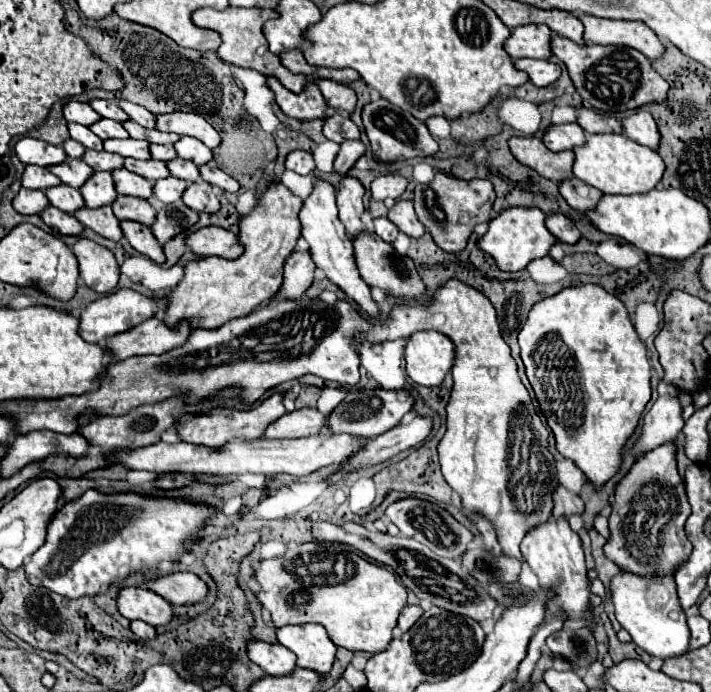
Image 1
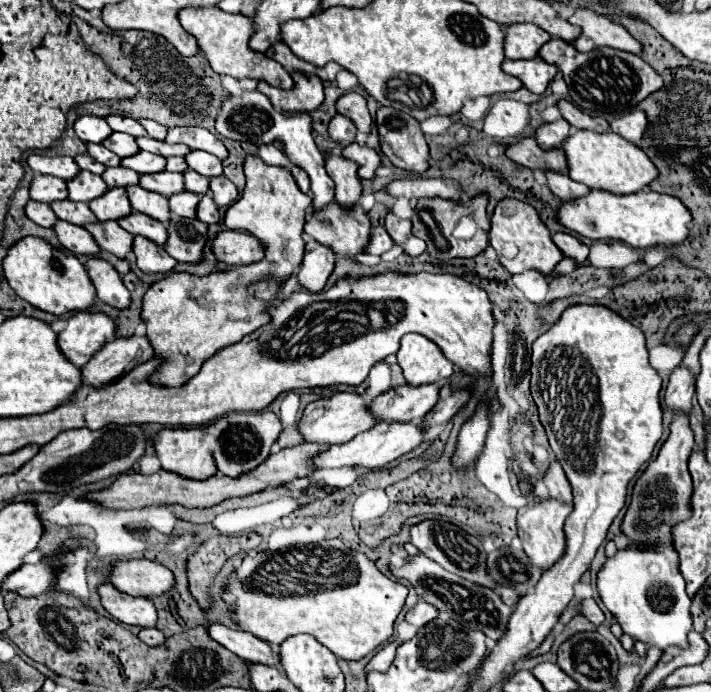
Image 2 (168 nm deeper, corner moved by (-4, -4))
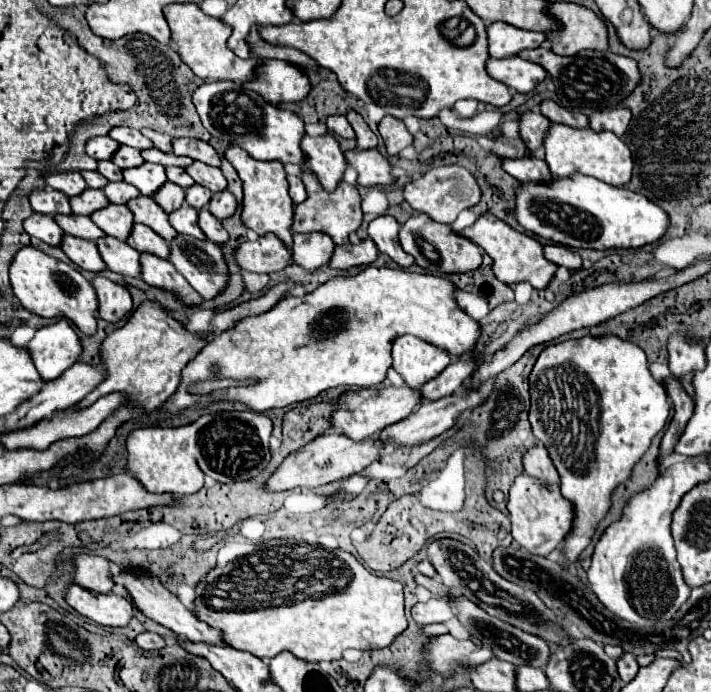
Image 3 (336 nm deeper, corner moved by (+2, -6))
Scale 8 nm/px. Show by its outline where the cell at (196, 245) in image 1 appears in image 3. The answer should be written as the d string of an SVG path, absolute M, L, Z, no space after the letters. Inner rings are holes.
M274 234L260 236L256 242L246 240L234 250L234 258L242 270L250 272L276 272L286 266L292 254Z

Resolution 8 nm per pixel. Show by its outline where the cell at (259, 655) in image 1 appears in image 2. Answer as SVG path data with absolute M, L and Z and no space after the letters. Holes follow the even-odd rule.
M208 622L206 630L208 630L208 636L212 636L212 640L216 640L218 644L222 644L224 648L228 648L230 652L234 652L236 656L240 656L246 662L270 664L270 666L278 664L278 658L272 656L268 642L258 640L256 636L252 636L248 632L228 628L218 622Z

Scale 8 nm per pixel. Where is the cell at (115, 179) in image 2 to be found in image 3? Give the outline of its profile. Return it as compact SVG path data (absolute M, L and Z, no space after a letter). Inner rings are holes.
M120 180L120 182L108 182L104 186L104 194L114 204L126 204L130 198L136 198L140 192L138 192L138 188L134 188L128 182Z

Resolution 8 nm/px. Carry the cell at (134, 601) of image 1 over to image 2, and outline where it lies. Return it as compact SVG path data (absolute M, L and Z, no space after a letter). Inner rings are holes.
M108 582L98 586L98 594L100 594L100 604L112 618L142 628L156 624L156 608L148 598L122 594Z

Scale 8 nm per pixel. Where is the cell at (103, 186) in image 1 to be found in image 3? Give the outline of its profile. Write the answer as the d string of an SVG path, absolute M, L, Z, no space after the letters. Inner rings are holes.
M108 204L102 210L96 210L90 216L98 228L102 228L108 236L126 240L126 234L130 234L130 226L134 224L132 214L126 204Z

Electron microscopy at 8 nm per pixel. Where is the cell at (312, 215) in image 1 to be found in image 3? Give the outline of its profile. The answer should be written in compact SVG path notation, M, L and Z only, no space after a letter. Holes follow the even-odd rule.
M206 82L194 92L192 98L204 128L214 138L244 148L256 160L278 160L282 164L306 168L306 156L300 148L300 142L304 138L304 122L294 112L280 110L264 102L262 96L240 88L238 82Z

